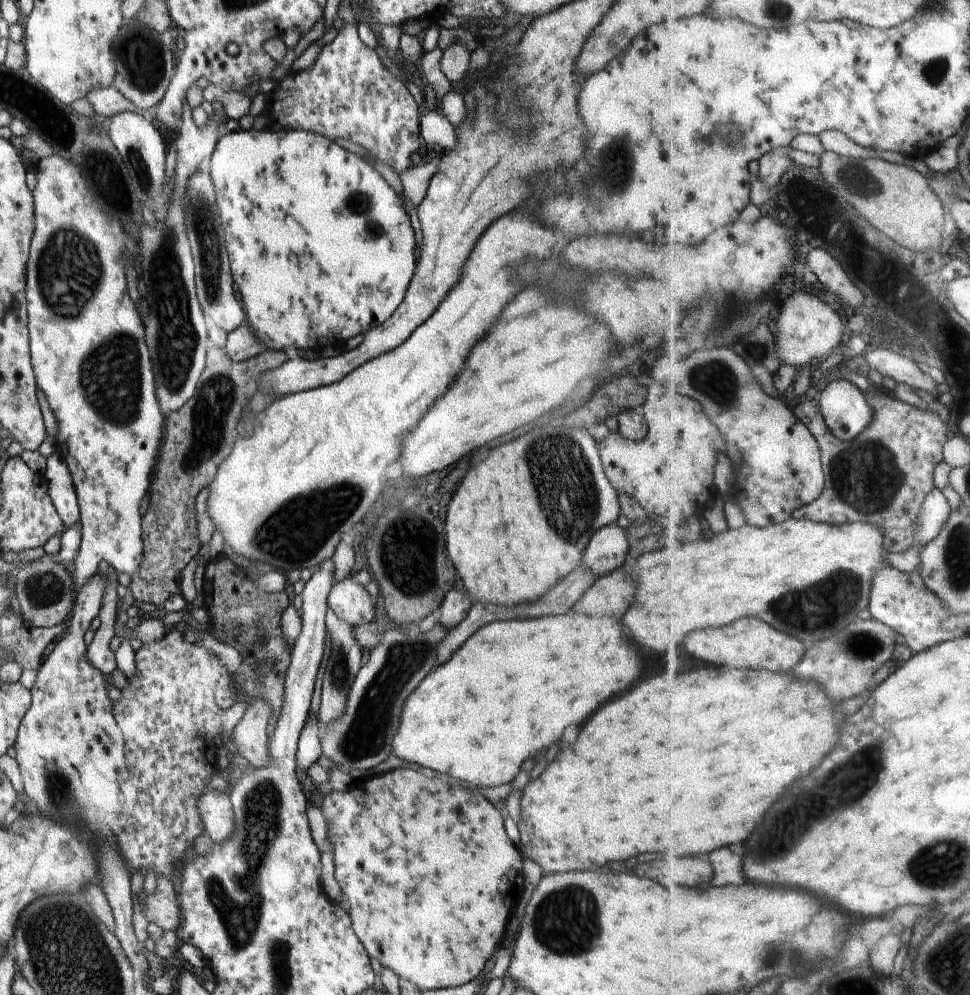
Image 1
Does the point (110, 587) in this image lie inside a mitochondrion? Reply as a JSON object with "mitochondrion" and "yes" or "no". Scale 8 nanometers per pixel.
{"mitochondrion":"no"}

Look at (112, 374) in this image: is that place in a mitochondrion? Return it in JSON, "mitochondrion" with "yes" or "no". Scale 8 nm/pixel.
{"mitochondrion":"yes"}

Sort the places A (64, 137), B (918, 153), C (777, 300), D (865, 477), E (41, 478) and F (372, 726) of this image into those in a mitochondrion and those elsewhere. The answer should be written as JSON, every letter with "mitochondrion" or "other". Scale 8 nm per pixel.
{"A":"other","B":"other","C":"other","D":"mitochondrion","E":"other","F":"mitochondrion"}

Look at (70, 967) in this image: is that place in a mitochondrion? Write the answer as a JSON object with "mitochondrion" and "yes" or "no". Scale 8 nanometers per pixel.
{"mitochondrion":"yes"}

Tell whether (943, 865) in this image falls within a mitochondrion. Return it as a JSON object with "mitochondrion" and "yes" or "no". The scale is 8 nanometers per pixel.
{"mitochondrion":"yes"}

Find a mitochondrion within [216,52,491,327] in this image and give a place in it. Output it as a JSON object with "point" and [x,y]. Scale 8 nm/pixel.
{"point":[358,203]}

